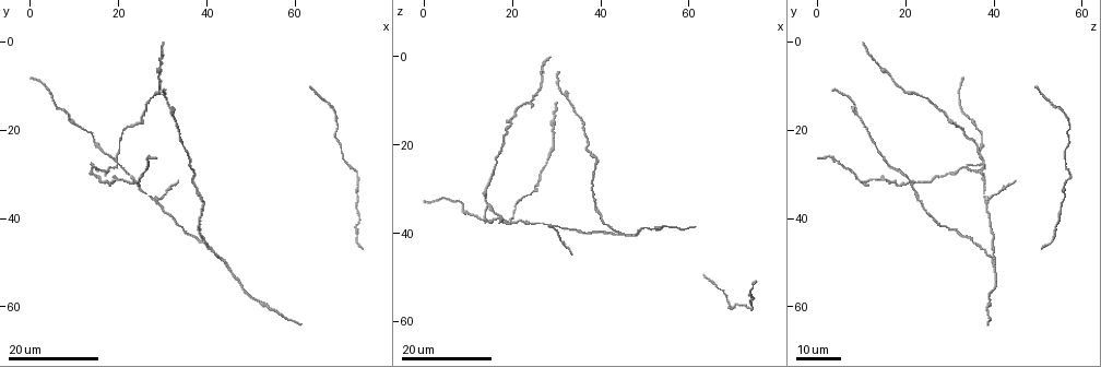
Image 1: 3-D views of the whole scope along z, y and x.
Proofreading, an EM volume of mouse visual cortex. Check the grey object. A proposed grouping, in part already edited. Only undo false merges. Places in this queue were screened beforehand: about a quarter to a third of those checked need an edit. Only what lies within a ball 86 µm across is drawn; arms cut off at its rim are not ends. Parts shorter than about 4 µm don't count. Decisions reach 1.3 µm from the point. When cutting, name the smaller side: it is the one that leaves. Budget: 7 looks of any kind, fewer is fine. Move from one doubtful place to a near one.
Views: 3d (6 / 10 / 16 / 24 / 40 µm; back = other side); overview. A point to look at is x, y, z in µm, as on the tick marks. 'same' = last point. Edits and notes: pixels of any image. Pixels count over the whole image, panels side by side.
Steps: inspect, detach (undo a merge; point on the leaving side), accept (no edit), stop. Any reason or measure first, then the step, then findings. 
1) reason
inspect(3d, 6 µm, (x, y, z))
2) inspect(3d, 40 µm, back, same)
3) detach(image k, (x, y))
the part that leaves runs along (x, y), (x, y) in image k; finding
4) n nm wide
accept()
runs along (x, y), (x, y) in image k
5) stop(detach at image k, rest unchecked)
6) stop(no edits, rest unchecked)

three arms meet
inspect(3d, 16 µm, (19.5, 28.0, 38.0))

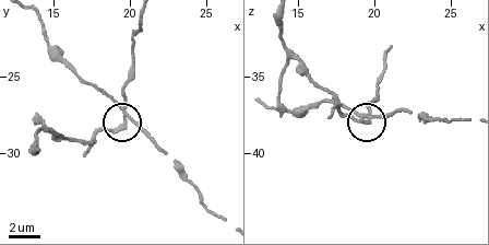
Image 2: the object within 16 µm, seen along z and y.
closer look
inspect(3d, 6 µm, (19.6, 27.8, 37.8))

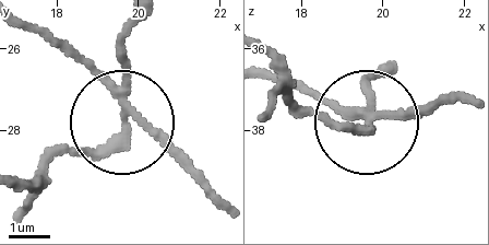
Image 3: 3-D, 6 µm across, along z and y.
3 arms
detach(image 3, (103, 155))
the part that leaves runs along (127, 104), (116, 131), (22, 181) in image 3; two neurons meet here

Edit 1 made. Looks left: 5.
inspect(overview)

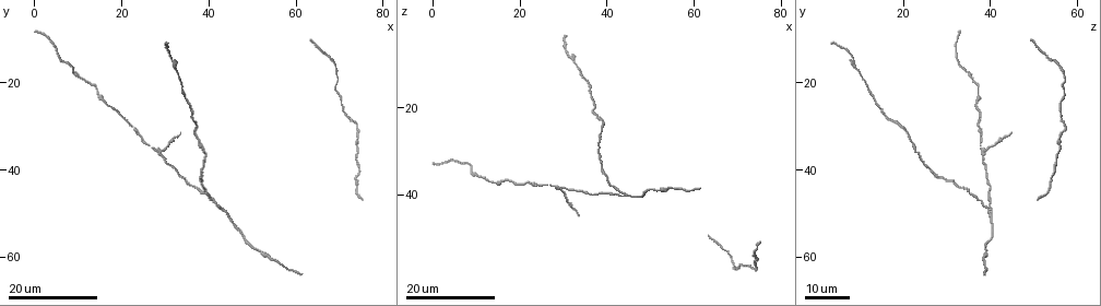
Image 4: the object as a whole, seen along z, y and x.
thick turns thin
inspect(3d, 16 µm, (39.0, 35.0, 23.0))

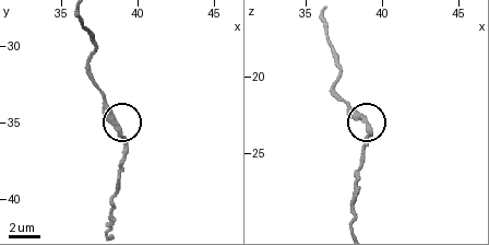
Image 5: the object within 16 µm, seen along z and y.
zoom in
inspect(3d, 6 µm, (38.8, 35.6, 22.6))

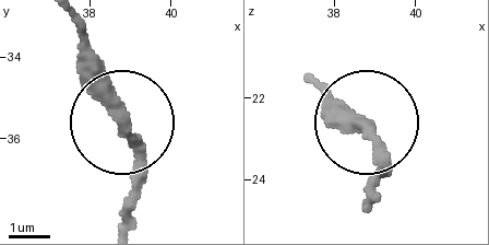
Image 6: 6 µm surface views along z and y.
inspect(3d, 6 µm, back, (38.85, 35.65, 22.75))

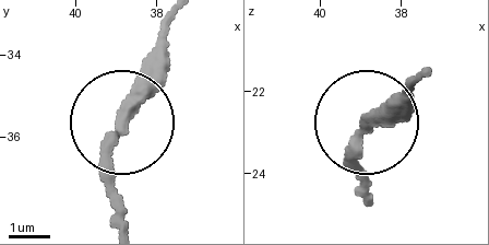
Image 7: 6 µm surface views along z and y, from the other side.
accept()
runs along (122, 219), (109, 139), (127, 93), (168, 45) in image 7; all the same neuron

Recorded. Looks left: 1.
stop(detach at image 3, rest unchecked)

